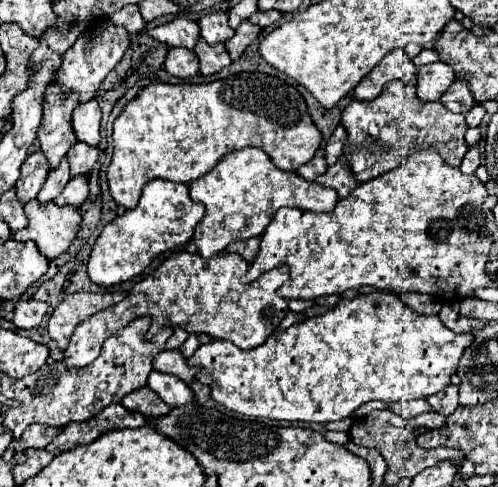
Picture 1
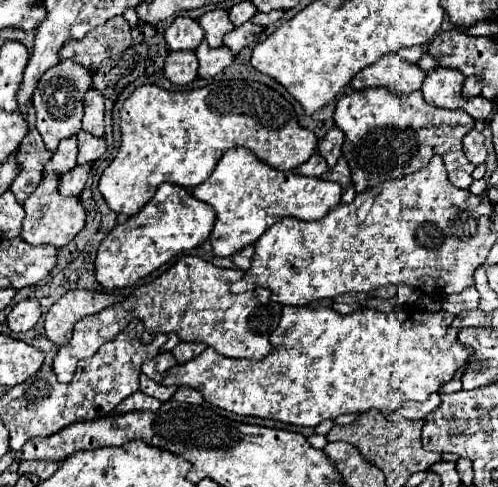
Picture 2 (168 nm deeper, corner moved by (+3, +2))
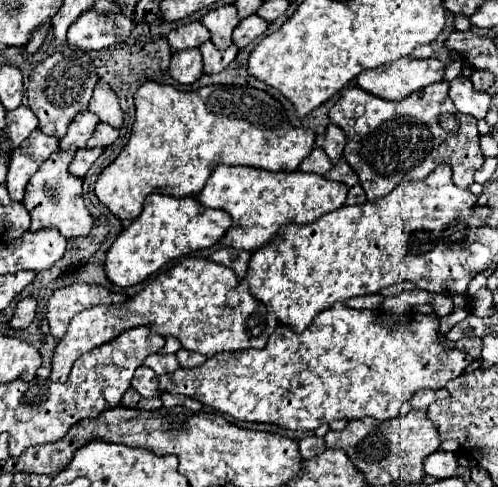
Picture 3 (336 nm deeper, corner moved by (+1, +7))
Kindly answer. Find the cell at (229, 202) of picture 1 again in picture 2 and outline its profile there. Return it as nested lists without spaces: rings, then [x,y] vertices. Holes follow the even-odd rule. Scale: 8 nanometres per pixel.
[[[232,147],[222,155],[214,173],[192,189],[192,195],[216,211],[214,229],[208,237],[212,253],[230,257],[246,245],[252,245],[270,225],[282,217],[298,217],[314,221],[324,217],[330,209],[340,203],[340,185],[328,183],[316,177],[304,177],[294,171],[280,171],[260,161],[250,149]]]

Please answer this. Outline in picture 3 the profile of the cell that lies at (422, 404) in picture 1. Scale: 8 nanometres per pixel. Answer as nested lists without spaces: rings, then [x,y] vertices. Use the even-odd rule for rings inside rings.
[[[420,390],[410,398],[410,404],[414,410],[420,410],[420,408],[424,410],[438,398],[448,398],[448,392],[446,390],[436,390],[436,392],[434,390]]]

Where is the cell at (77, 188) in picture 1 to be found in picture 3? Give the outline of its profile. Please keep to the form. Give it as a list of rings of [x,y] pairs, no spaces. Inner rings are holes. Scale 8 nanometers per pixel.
[[[80,148],[70,164],[70,174],[78,176],[78,178],[84,178],[84,174],[88,172],[88,168],[96,162],[96,158],[102,154],[102,148]]]

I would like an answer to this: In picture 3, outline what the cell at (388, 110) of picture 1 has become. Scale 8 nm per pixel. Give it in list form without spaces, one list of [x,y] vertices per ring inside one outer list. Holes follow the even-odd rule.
[[[442,80],[414,92],[404,102],[382,100],[358,86],[346,88],[340,100],[330,110],[330,122],[340,126],[346,134],[344,158],[358,174],[368,200],[386,196],[396,184],[410,180],[424,180],[438,164],[448,164],[454,172],[454,184],[468,188],[474,182],[474,172],[482,166],[480,134],[472,116],[460,114],[450,96],[450,82]],[[452,112],[460,118],[460,132],[450,134],[438,124],[438,114]]]

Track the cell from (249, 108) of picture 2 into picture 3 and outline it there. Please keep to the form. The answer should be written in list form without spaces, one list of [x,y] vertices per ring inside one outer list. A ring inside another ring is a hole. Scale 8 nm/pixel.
[[[146,82],[136,96],[136,122],[118,158],[96,180],[96,198],[118,218],[136,220],[148,194],[196,196],[218,164],[294,172],[314,148],[314,130],[290,126],[278,100],[246,86],[204,86],[192,92]]]

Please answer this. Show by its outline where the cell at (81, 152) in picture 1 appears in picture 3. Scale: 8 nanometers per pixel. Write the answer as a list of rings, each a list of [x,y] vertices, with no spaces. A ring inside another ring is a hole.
[[[100,122],[100,124],[96,126],[96,130],[94,130],[94,134],[90,136],[86,148],[96,148],[96,146],[102,146],[102,148],[104,148],[104,146],[110,146],[116,138],[118,138],[118,130],[112,128],[110,124]]]

